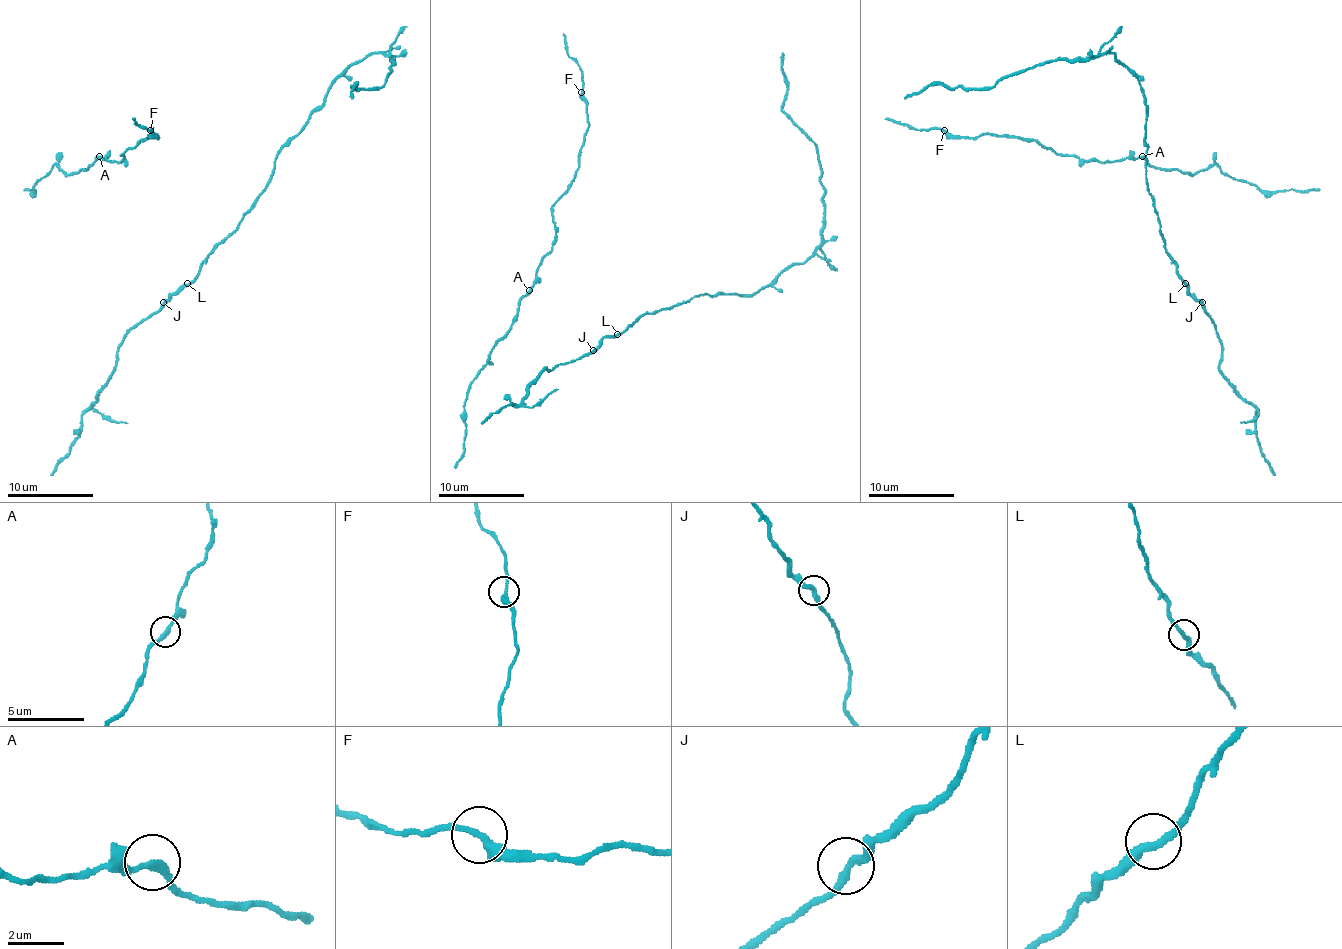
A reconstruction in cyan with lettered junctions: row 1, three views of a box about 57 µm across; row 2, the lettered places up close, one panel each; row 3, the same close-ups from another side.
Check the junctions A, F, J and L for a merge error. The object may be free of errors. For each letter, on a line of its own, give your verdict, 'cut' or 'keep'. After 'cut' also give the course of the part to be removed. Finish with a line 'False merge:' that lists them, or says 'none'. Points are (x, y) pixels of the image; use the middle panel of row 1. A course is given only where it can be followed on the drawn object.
A: keep
F: keep
J: cut; foreign part runs (594, 351), (548, 370), (546, 368), (518, 405), (499, 409), (482, 424)
L: keep
False merge: J

